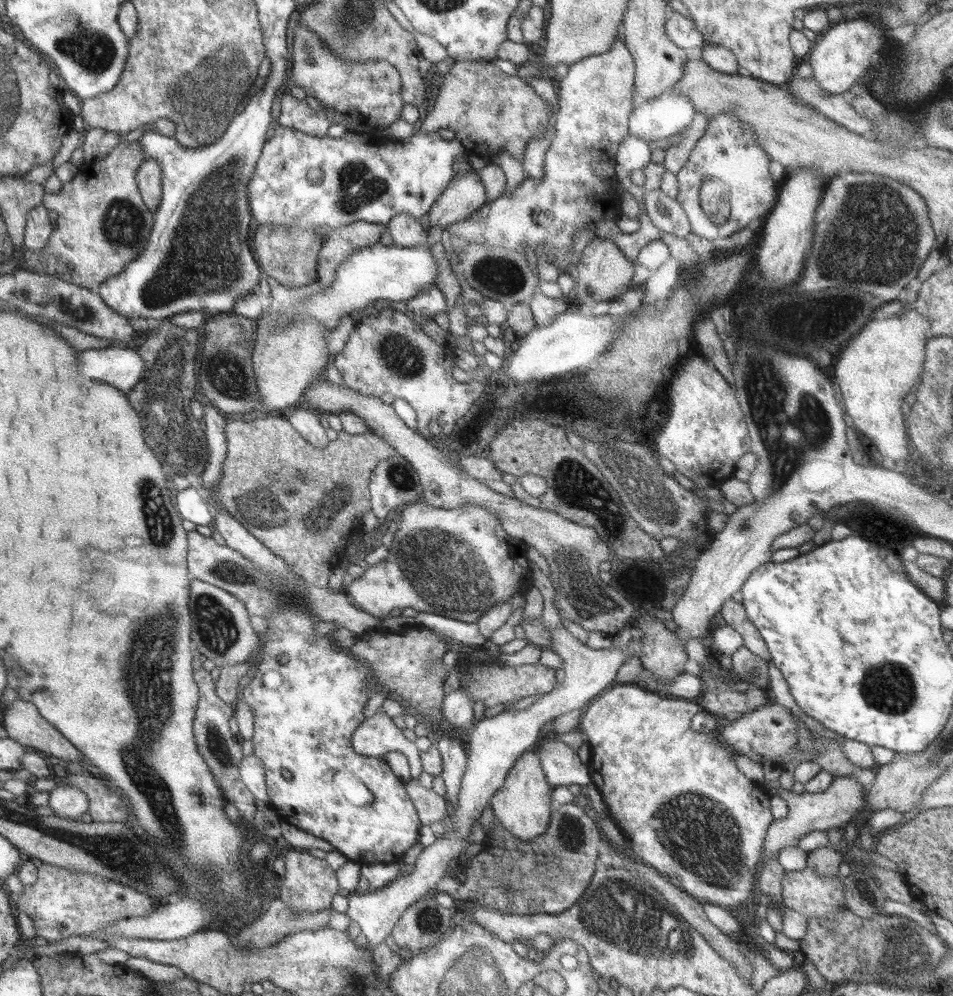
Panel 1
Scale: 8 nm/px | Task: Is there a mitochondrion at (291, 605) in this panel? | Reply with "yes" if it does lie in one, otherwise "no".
yes

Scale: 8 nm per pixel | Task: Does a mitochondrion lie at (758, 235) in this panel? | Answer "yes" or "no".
no

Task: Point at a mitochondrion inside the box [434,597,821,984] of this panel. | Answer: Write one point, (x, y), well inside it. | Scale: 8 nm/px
(618, 910)

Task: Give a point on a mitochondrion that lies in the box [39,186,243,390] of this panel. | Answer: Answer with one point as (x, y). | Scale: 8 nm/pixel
(123, 224)

